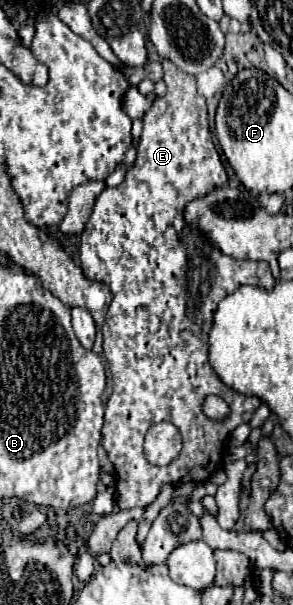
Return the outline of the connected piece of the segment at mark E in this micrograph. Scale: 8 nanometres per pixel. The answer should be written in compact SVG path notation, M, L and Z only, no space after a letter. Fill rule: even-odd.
M162 60L162 66L164 66L164 82L168 86L168 92L164 98L156 98L152 102L152 108L146 112L144 116L144 130L142 130L142 136L140 136L140 142L138 142L138 158L136 158L136 164L126 172L126 178L120 186L116 188L106 188L96 204L94 204L94 210L92 210L92 216L84 228L84 232L80 234L80 266L82 266L82 272L88 280L92 282L104 282L108 284L108 288L112 290L112 302L108 306L108 312L106 312L106 320L104 320L104 326L102 326L102 334L104 334L104 356L110 364L110 372L112 372L112 384L114 384L114 392L106 404L106 420L104 420L104 428L102 428L102 444L114 464L114 472L116 472L116 490L118 490L118 508L120 510L126 510L126 508L136 508L136 506L150 506L158 492L162 490L164 484L172 484L172 486L178 486L180 482L206 482L210 480L210 476L216 472L216 468L222 464L222 454L224 454L224 446L226 446L226 438L228 434L240 426L240 424L246 424L250 422L254 410L262 404L258 398L248 398L248 396L242 396L238 392L234 392L232 388L228 388L226 384L220 382L220 378L214 374L210 362L208 362L208 332L210 332L210 324L212 324L212 314L214 314L214 308L218 306L218 302L222 298L226 298L230 292L238 290L242 284L256 284L260 288L274 288L274 276L270 272L270 266L266 262L254 262L254 260L234 260L230 256L224 256L222 252L218 252L212 244L208 244L204 240L204 236L200 232L194 232L192 228L186 228L186 222L182 220L182 208L198 198L198 196L204 196L206 192L210 192L210 188L214 186L222 186L228 182L228 176L226 176L226 170L222 166L222 160L220 160L220 154L212 142L212 134L210 134L210 128L208 128L208 120L206 120L206 100L204 96L198 94L196 90L196 78L182 72L176 64L172 64L170 60ZM208 394L216 394L216 396L222 396L228 406L230 406L230 416L222 422L216 422L216 420L210 420L202 414L202 402ZM156 422L172 422L180 434L182 434L182 450L178 454L176 460L172 460L168 466L154 466L146 460L144 452L142 452L142 438L146 434L146 430L150 428L150 424L156 424Z

